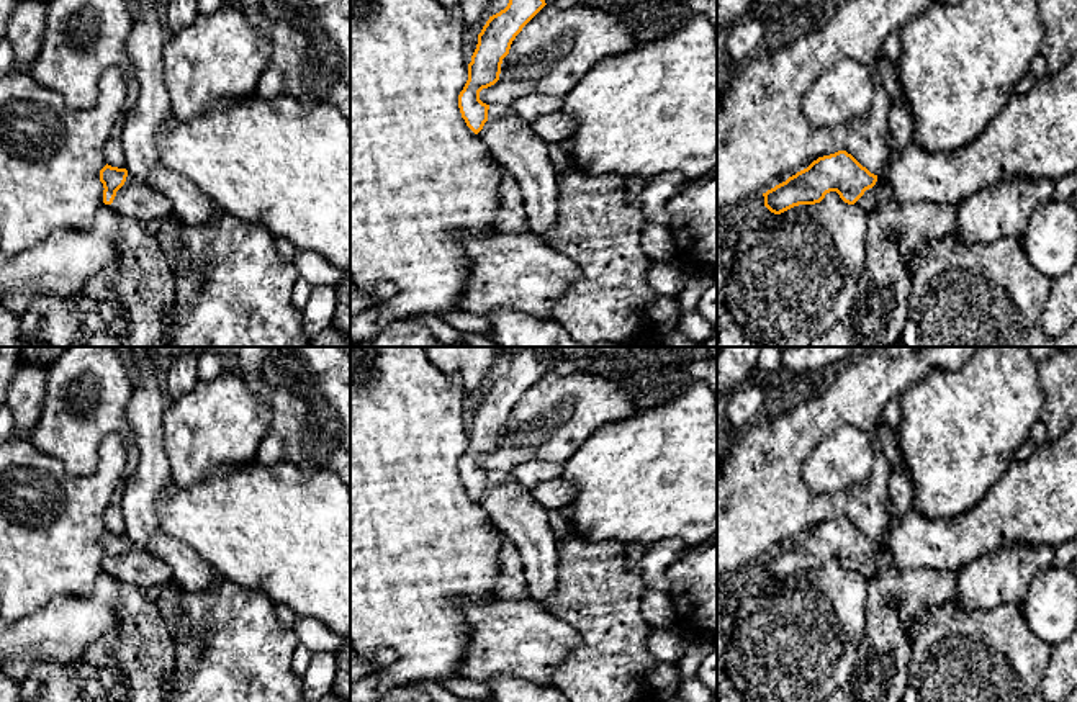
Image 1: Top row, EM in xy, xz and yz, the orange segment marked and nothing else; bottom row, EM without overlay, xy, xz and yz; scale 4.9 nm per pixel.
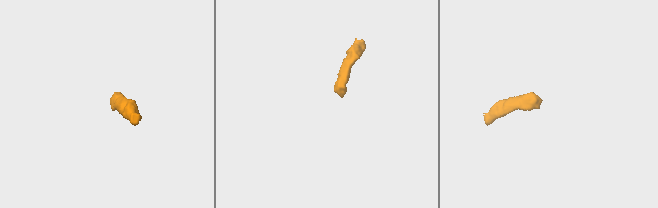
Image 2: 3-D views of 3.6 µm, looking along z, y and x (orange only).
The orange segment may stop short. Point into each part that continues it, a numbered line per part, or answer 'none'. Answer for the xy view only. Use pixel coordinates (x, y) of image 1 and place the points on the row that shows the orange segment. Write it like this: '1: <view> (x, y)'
1: xy (138, 200)

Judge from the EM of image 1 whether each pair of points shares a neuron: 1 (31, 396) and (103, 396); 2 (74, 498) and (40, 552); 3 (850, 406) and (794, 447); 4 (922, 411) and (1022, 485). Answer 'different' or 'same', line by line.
1: different
2: same
3: same
4: different

